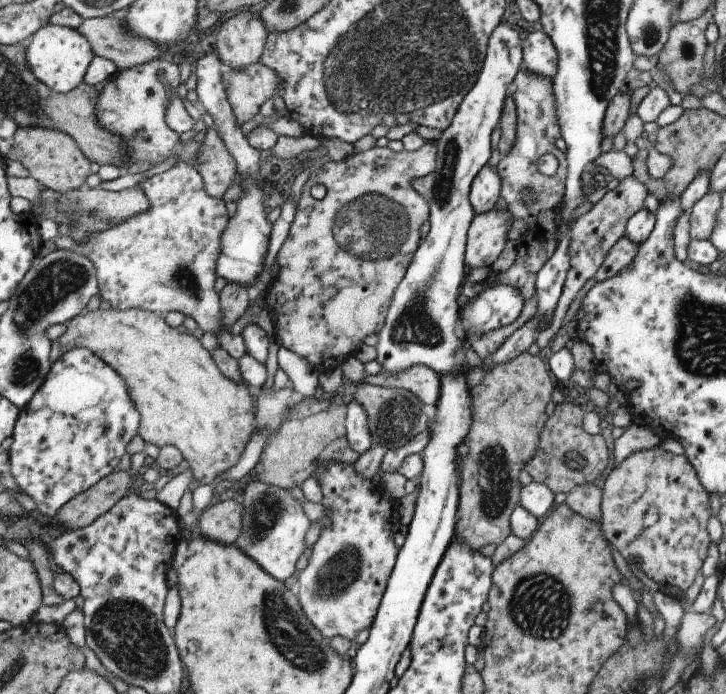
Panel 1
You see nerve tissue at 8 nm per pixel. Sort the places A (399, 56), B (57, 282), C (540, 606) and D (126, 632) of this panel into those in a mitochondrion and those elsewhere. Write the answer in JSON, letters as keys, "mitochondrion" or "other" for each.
{"A":"mitochondrion","B":"mitochondrion","C":"mitochondrion","D":"mitochondrion"}

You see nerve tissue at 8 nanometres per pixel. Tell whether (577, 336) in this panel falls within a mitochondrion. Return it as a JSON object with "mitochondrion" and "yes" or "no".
{"mitochondrion":"no"}

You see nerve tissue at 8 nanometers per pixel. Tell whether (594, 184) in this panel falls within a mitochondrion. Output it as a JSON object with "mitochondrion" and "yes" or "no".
{"mitochondrion":"no"}

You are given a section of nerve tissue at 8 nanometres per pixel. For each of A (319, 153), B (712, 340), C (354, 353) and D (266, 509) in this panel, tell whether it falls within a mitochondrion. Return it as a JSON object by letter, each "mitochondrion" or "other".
{"A":"other","B":"mitochondrion","C":"other","D":"mitochondrion"}

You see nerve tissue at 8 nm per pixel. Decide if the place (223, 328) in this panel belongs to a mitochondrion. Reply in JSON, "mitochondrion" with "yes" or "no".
{"mitochondrion":"no"}

